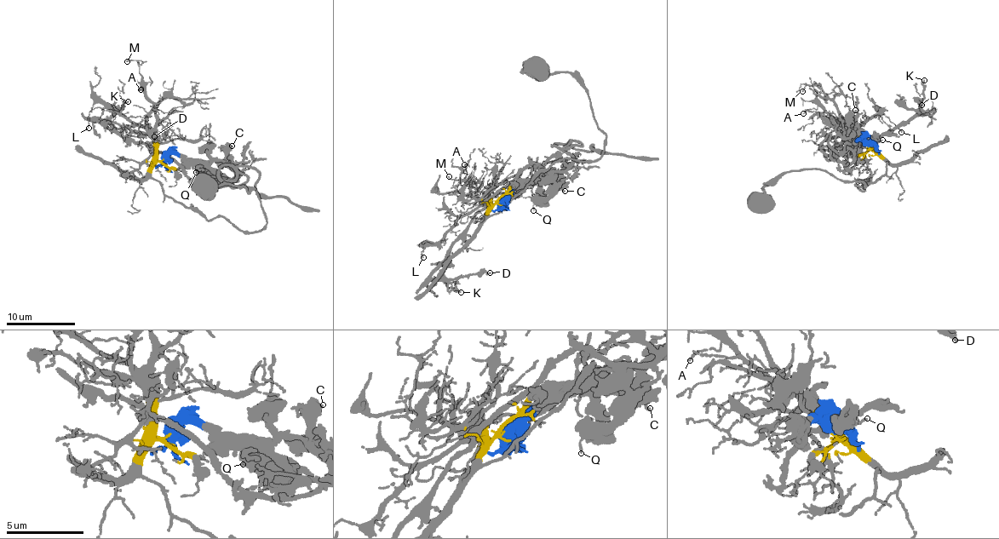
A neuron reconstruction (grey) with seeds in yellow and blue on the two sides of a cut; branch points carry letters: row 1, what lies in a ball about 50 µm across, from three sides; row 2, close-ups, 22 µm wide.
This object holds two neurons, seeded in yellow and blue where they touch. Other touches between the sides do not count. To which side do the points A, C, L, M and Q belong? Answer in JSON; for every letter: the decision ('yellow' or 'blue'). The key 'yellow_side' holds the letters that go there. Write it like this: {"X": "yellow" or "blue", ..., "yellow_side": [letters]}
{"A": "yellow", "C": "blue", "L": "yellow", "M": "yellow", "Q": "blue", "yellow_side": ["A", "L", "M"]}

